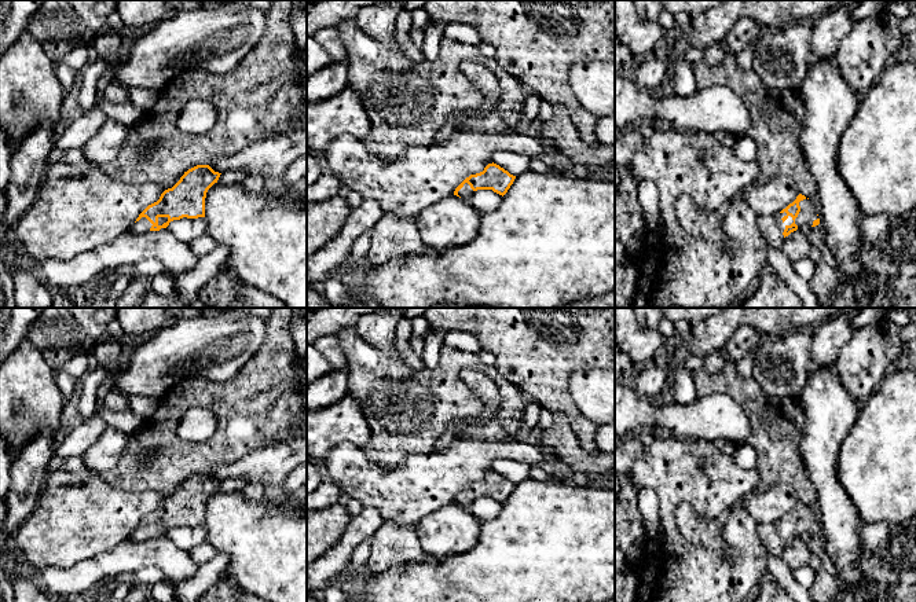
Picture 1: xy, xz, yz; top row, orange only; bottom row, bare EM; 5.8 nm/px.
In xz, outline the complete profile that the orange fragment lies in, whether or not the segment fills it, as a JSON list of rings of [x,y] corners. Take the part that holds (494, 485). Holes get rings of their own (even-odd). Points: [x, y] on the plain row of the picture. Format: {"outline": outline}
{"outline": [[[488,471],[483,480],[466,485],[454,499],[454,503],[468,507],[477,498],[492,498],[505,503],[513,492],[516,484],[497,471]]]}

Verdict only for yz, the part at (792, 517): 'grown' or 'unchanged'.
grown

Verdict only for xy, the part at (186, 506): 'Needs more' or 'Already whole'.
Needs more

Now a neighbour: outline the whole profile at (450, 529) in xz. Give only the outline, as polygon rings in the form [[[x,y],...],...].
[[[450,503],[415,522],[422,550],[441,559],[470,550],[481,532],[479,521],[466,507]]]

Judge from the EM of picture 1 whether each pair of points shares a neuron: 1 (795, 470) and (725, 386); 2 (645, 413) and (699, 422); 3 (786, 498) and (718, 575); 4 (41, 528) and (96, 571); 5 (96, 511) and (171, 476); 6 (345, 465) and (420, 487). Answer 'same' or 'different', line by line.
1: same
2: same
3: different
4: different
5: different
6: same

